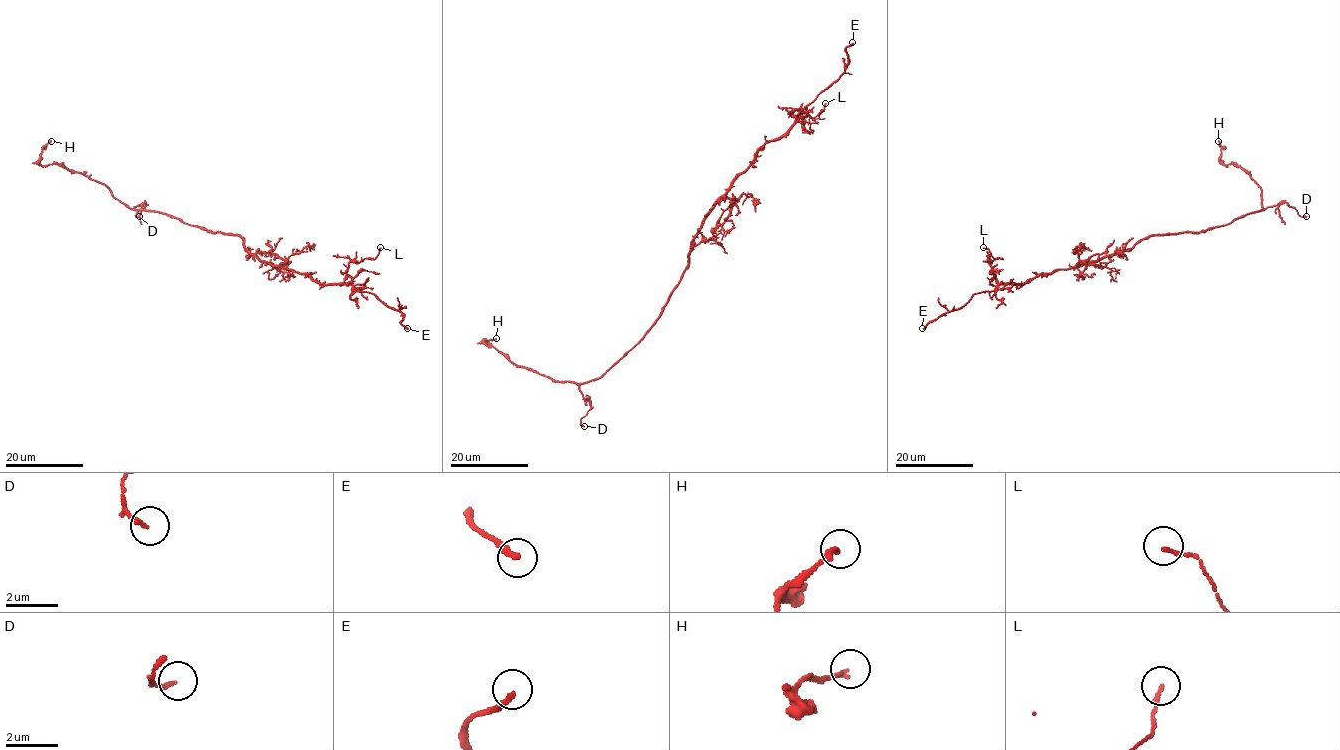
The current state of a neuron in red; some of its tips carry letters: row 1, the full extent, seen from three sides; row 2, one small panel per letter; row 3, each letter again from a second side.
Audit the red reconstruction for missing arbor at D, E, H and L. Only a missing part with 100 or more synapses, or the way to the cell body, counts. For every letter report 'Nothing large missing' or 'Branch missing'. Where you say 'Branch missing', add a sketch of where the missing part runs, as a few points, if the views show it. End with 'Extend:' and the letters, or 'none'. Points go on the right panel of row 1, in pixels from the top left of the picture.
D: Nothing large missing
E: Branch missing
H: Nothing large missing
L: Nothing large missing
Extend: E

